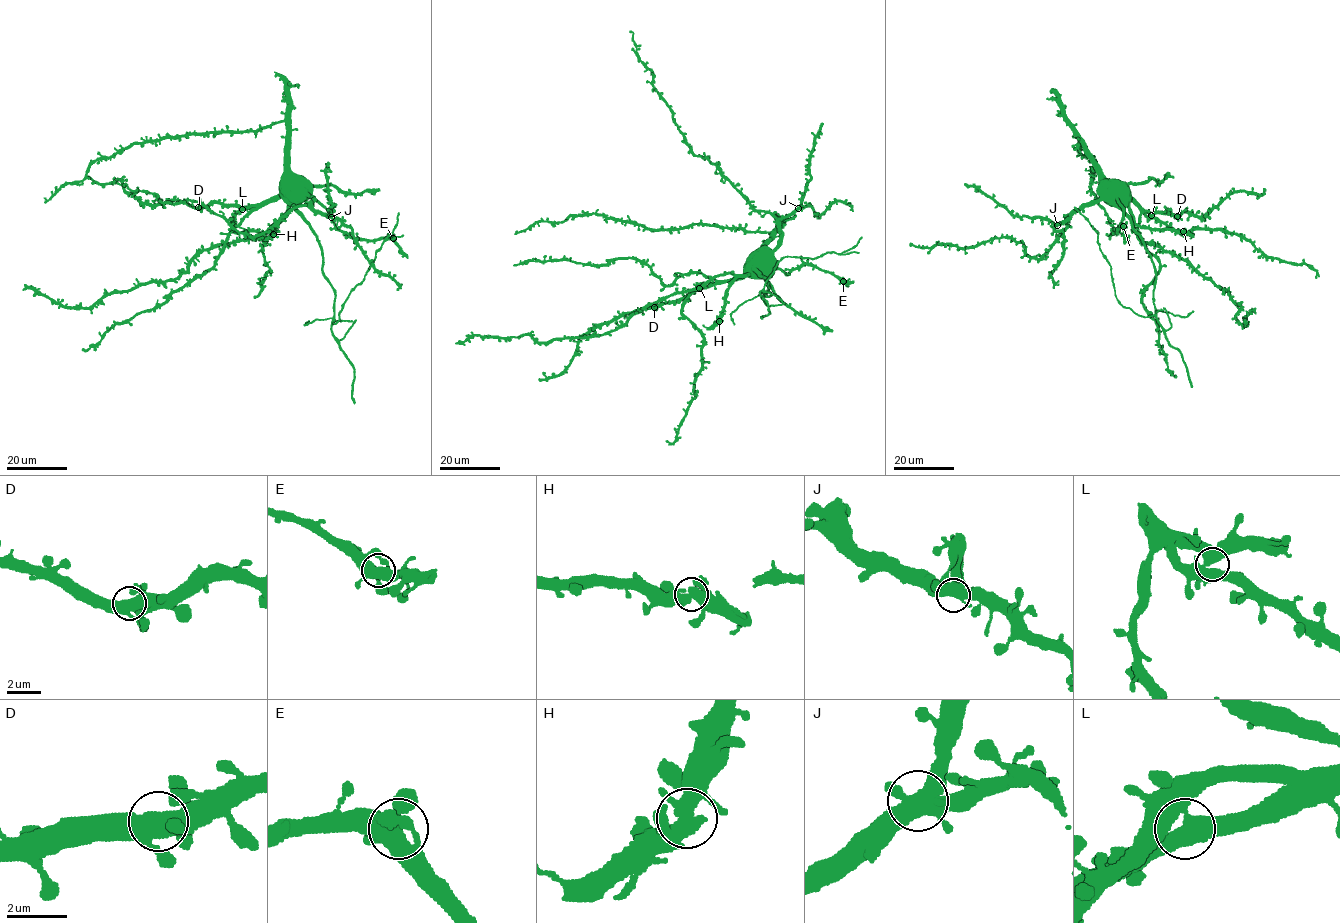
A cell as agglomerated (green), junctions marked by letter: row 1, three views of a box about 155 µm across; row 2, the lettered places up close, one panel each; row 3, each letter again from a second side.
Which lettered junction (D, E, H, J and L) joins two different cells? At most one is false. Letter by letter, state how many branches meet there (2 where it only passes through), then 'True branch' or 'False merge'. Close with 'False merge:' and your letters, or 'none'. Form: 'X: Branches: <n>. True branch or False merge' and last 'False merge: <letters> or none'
D: Branches: 5. True branch
E: Branches: 5. True branch
H: Branches: 5. True branch
J: Branches: 5. True branch
L: Branches: 4. True branch
False merge: none

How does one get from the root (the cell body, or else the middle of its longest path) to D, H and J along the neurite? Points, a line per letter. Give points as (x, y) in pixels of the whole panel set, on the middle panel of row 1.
D: (745, 265), (740, 276), (710, 283), (677, 300), (654, 307)
H: (745, 265), (747, 273), (737, 277), (728, 289), (723, 314), (719, 321)
J: (745, 265), (759, 251), (773, 250), (780, 236), (778, 222), (798, 208)

